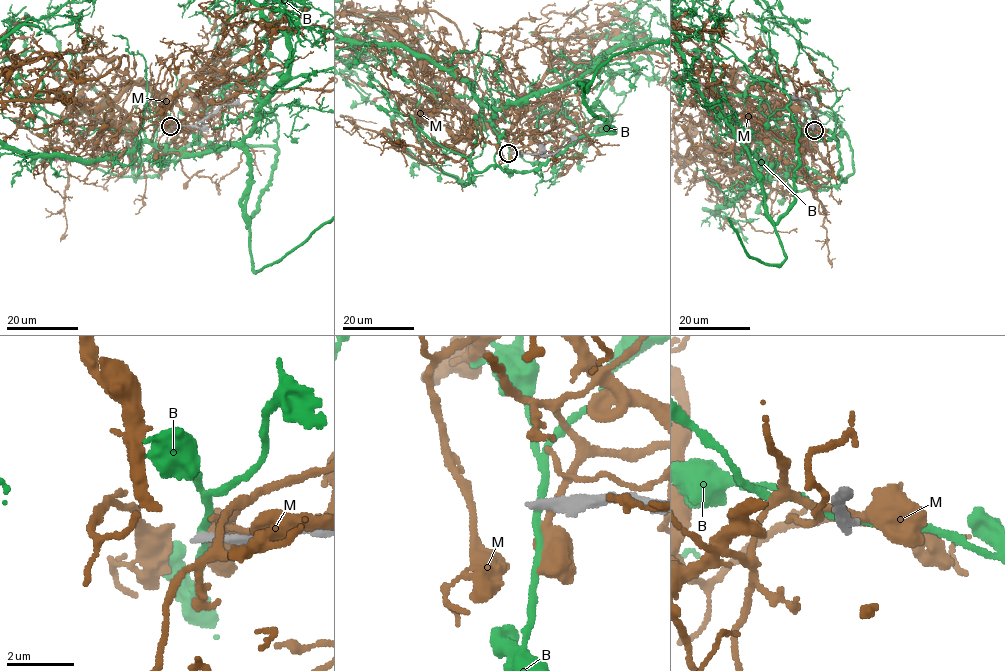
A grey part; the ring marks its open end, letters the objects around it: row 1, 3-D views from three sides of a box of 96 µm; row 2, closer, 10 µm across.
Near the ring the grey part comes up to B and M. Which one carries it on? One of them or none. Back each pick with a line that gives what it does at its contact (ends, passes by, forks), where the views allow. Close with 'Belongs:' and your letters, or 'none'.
Belongs: none

